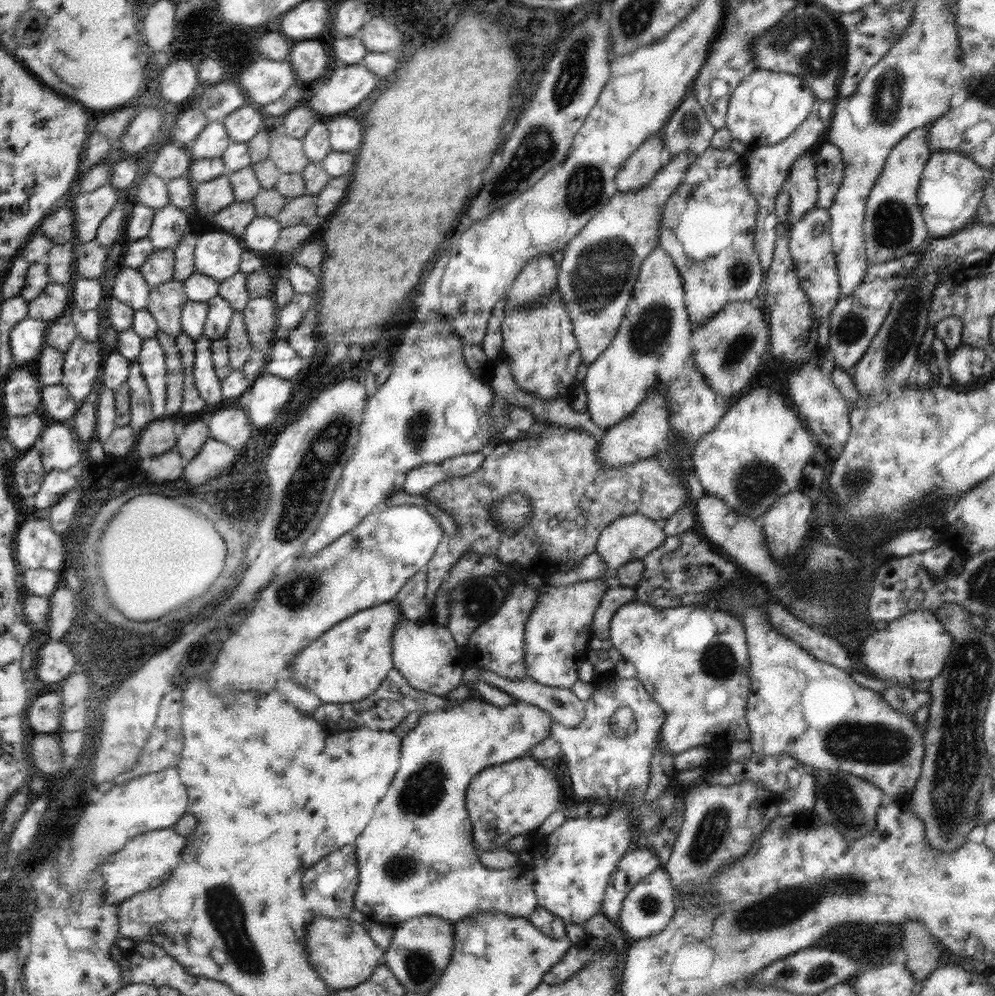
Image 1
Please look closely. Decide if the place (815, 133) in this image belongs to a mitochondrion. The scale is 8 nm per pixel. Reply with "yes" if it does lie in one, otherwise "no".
no

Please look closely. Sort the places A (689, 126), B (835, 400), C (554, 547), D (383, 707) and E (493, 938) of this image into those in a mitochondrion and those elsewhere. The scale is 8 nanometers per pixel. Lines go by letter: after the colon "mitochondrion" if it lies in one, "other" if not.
A: mitochondrion
B: other
C: other
D: other
E: other

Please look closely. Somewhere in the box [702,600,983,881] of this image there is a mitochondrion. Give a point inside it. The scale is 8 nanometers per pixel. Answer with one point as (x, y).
(874, 744)

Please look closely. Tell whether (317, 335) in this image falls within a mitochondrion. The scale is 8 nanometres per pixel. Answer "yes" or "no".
no

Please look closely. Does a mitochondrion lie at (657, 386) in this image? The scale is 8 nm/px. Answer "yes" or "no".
no

